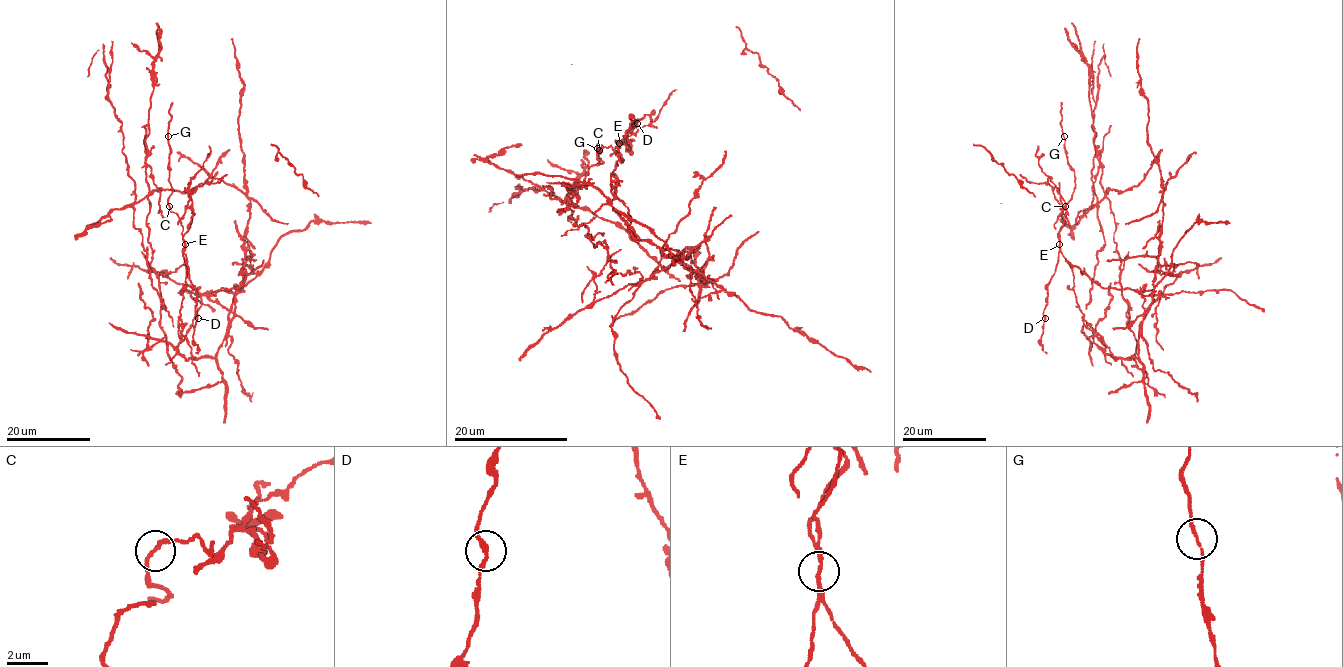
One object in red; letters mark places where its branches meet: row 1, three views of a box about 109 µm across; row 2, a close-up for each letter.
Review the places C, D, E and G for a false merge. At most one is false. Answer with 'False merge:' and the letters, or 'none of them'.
False merge: E

